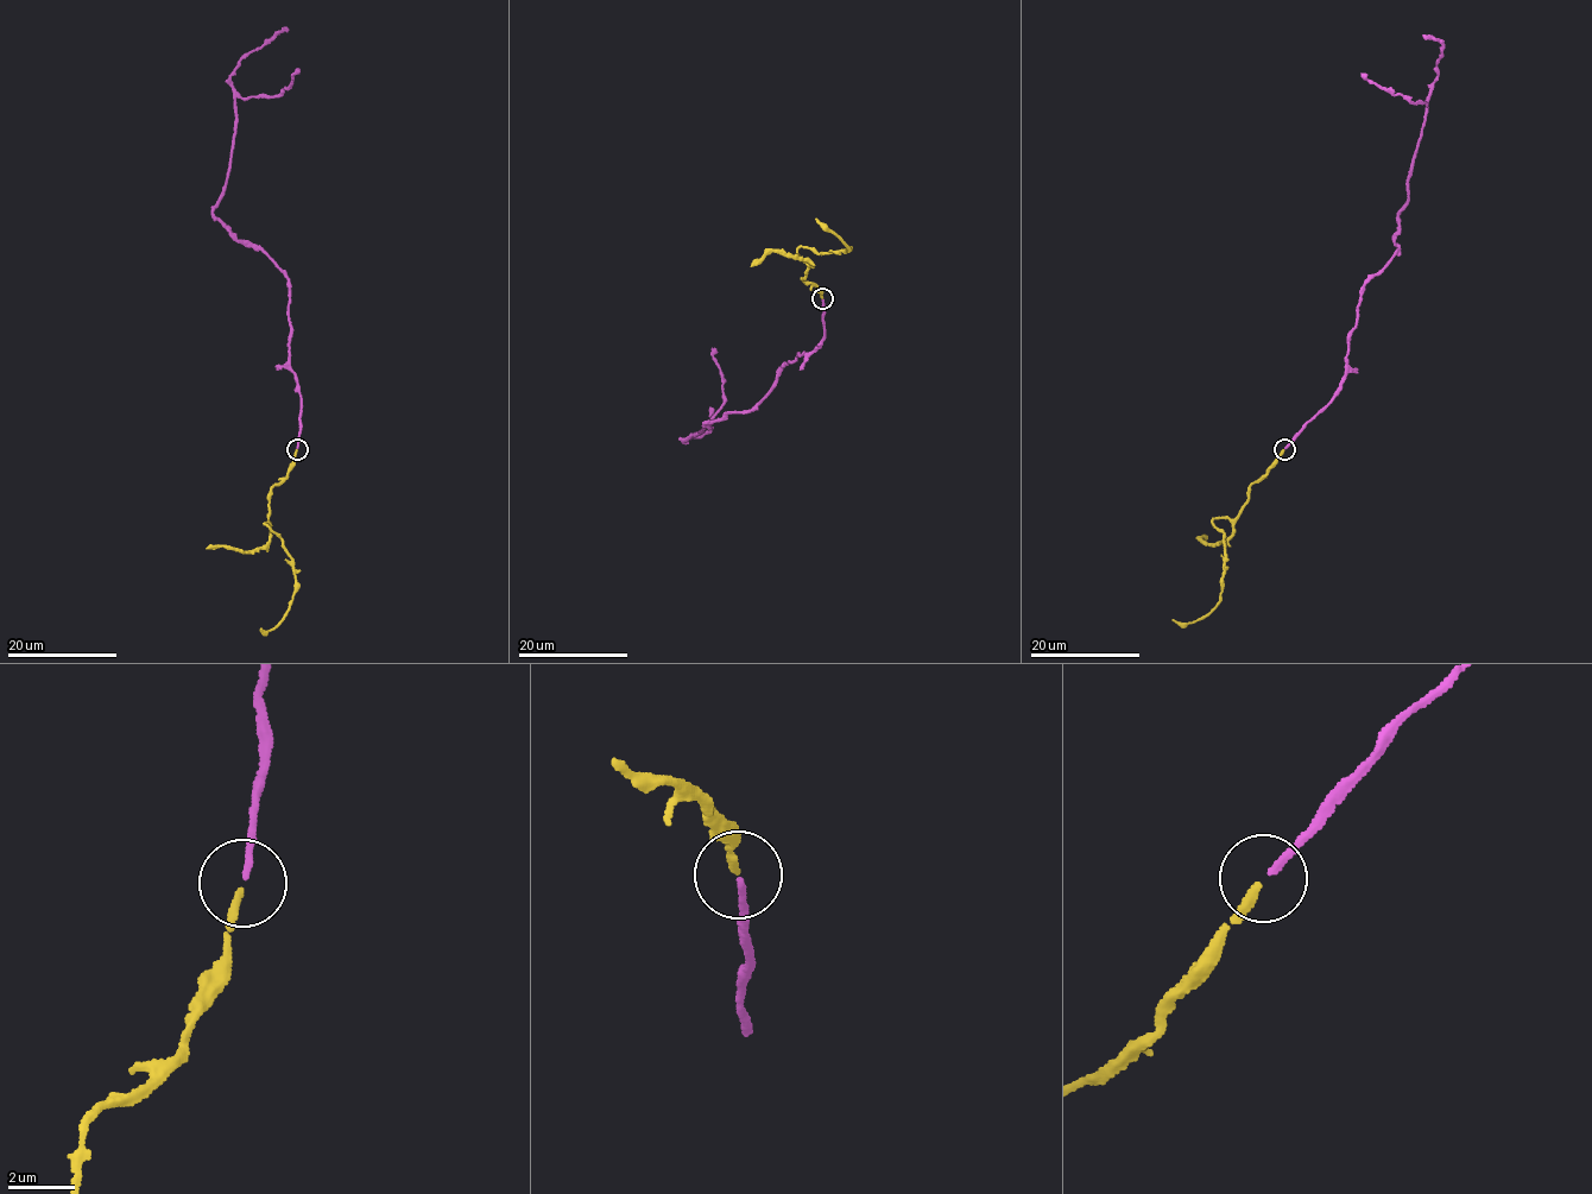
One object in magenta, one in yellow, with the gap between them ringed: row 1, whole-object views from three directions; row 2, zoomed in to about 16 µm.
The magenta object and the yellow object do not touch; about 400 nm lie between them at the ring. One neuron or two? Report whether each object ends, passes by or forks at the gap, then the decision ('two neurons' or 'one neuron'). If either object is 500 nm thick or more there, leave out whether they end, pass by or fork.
magenta ends there; yellow ends there; one neuron

